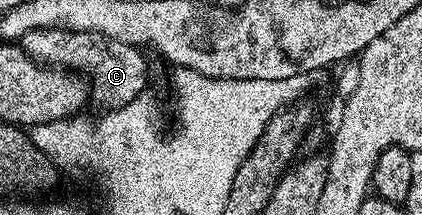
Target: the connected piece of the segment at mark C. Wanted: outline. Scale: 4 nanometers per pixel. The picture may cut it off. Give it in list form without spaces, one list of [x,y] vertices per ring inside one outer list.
[[[38,28],[26,32],[20,46],[31,59],[52,67],[61,67],[77,73],[88,80],[88,95],[101,109],[113,109],[128,105],[138,98],[146,88],[146,59],[139,48],[124,41],[94,32],[68,32],[58,28]]]

